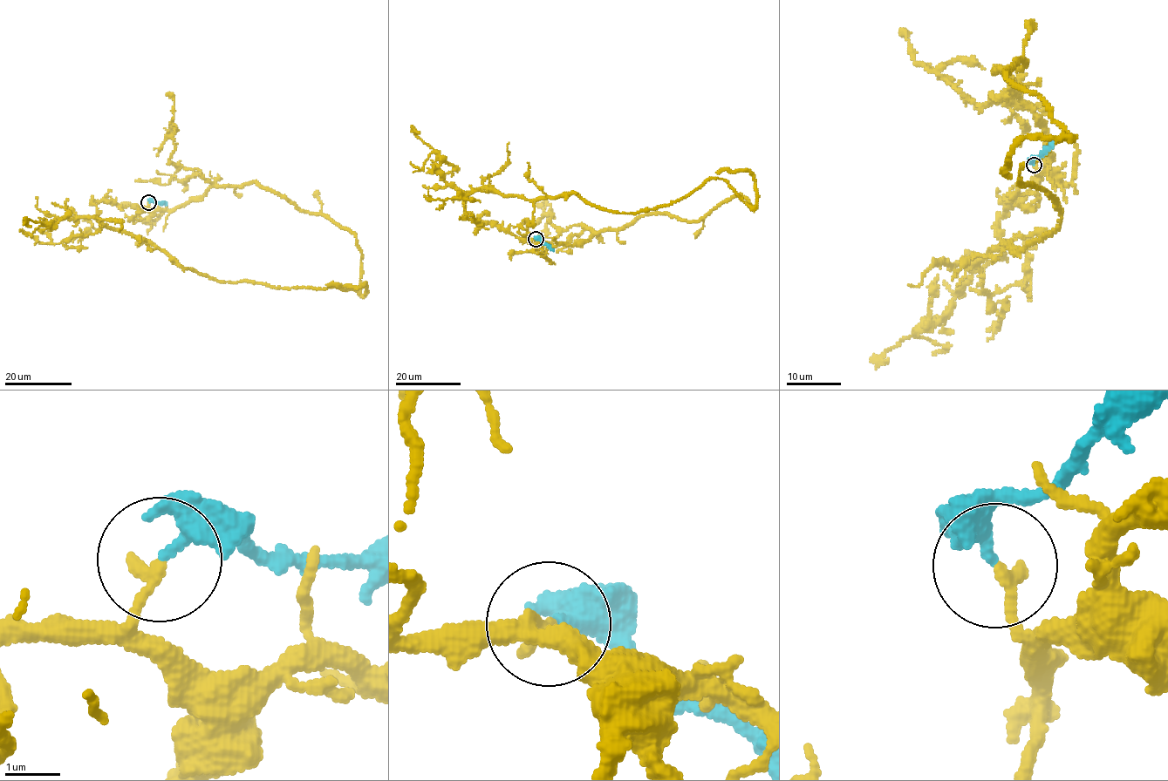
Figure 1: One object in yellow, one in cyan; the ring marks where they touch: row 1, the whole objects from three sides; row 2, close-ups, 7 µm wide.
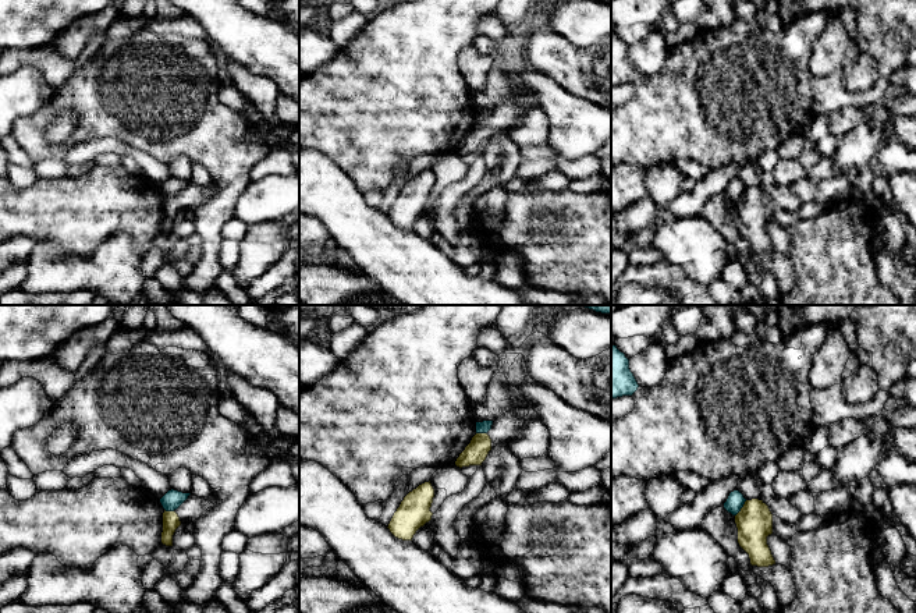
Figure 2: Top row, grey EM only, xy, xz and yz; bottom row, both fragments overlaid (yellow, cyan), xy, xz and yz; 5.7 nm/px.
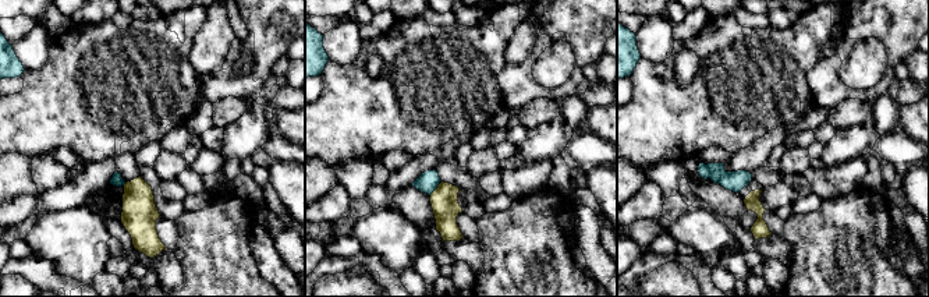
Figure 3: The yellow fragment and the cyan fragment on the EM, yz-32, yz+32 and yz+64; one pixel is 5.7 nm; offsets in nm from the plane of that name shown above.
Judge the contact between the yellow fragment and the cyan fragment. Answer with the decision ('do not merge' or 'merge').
do not merge

